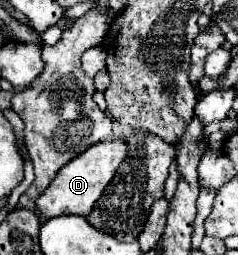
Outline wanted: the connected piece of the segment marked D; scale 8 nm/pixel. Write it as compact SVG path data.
M110 139L110 141L102 141L98 145L92 145L90 149L86 149L86 153L74 157L74 161L70 161L70 165L64 165L58 171L54 185L50 185L50 189L46 189L46 193L42 193L42 197L38 197L38 201L36 201L38 215L42 219L52 219L52 217L60 217L60 215L88 215L90 209L94 207L94 203L98 201L98 197L102 195L102 191L106 189L106 185L112 181L118 165L124 159L126 159L124 141Z

